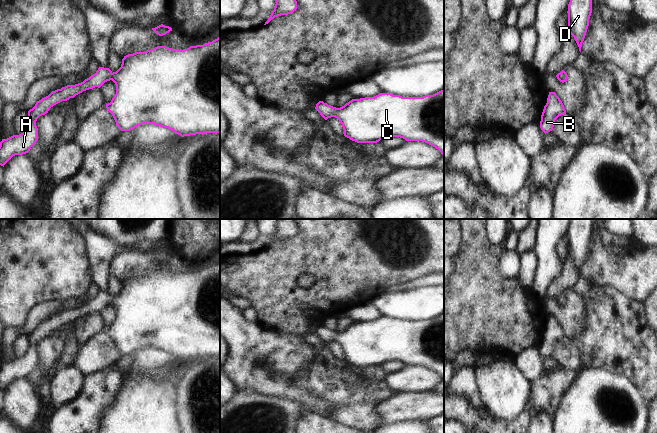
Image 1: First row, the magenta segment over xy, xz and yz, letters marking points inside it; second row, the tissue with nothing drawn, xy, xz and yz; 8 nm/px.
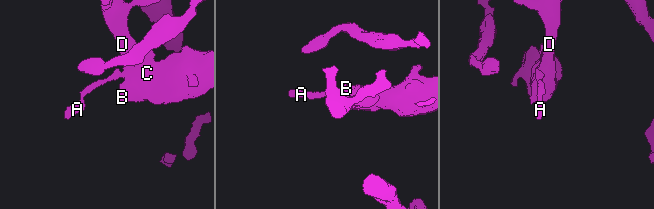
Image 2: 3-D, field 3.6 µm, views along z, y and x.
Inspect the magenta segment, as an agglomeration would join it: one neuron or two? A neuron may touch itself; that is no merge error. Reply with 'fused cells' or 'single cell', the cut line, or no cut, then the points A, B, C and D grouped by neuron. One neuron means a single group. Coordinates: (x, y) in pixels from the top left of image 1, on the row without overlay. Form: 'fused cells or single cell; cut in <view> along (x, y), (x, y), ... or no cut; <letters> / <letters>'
single cell; no cut; A B C D

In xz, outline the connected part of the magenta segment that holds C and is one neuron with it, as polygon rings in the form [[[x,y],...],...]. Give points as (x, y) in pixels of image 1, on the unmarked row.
[[[444,313],[423,321],[379,317],[374,321],[352,323],[340,332],[319,325],[315,333],[325,344],[337,342],[344,360],[357,367],[377,367],[384,362],[400,361],[406,365],[428,367],[444,379]]]

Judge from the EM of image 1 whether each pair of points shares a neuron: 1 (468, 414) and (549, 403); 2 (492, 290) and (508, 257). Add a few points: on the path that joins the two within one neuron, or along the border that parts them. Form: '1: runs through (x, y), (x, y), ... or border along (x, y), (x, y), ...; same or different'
1: runs through (488, 422), (519, 422), (529, 412); same
2: border along (507, 249), (500, 260), (500, 270), (516, 279); different

